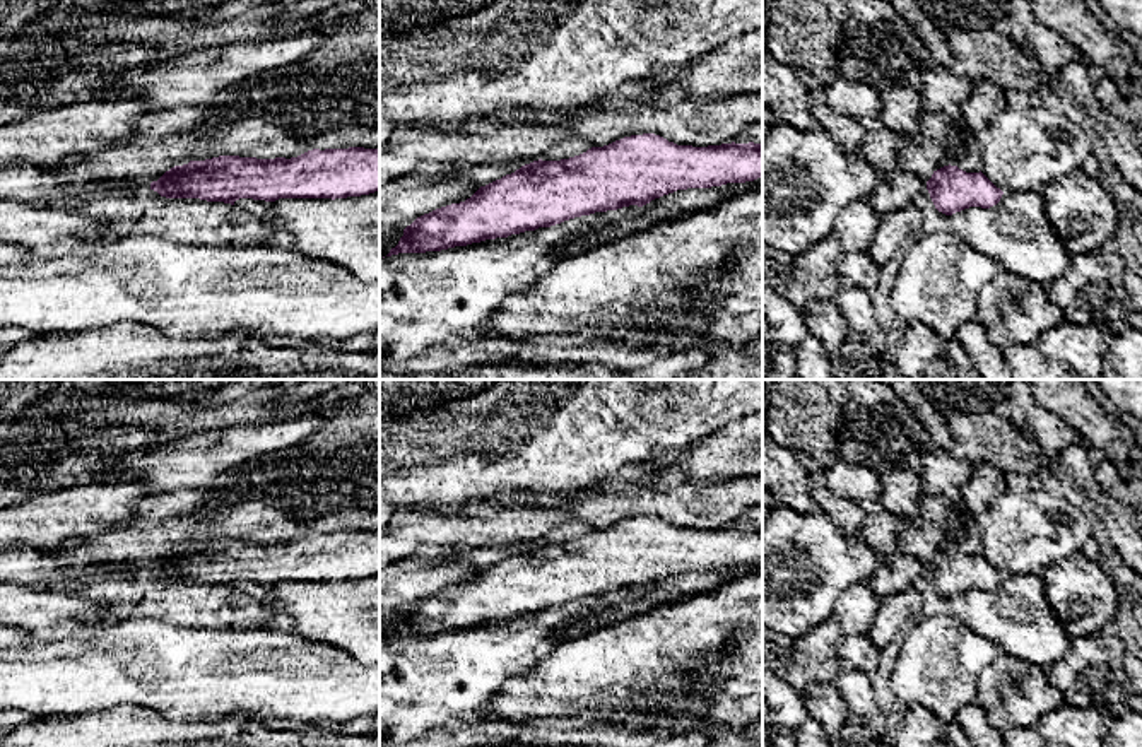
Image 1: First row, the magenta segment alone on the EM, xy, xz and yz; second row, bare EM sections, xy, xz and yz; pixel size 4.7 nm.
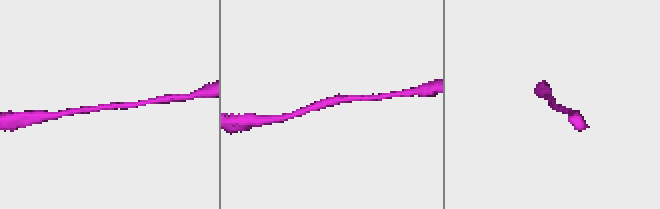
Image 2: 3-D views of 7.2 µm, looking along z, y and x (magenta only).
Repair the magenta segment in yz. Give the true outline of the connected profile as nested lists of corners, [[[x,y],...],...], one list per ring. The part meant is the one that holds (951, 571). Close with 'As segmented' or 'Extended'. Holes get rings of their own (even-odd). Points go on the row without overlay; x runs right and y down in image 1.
[[[951,547],[933,554],[927,573],[935,591],[945,598],[969,590],[990,591],[1004,578],[981,554],[966,556]]]. As segmented

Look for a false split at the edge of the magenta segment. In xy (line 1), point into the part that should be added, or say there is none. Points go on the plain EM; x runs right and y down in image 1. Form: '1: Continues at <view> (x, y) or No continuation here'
1: No continuation here

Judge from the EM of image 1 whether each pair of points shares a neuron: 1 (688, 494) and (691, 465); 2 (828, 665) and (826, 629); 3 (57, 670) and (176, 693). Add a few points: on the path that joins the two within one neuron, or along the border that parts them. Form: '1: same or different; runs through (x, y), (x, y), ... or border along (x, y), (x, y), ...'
1: different; border along (729, 477), (677, 482), (669, 488)
2: same; runs through (826, 657), (826, 638)
3: same; runs through (86, 672), (147, 672)

